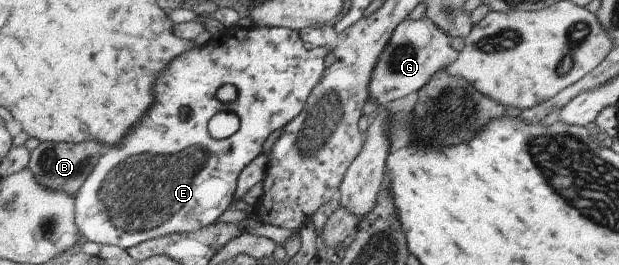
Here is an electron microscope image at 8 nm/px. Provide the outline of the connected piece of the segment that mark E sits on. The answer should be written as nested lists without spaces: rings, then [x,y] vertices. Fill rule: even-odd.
[[[238,25],[224,28],[214,35],[210,41],[203,46],[194,47],[190,51],[186,51],[181,56],[176,57],[161,75],[158,76],[156,83],[154,83],[154,95],[156,95],[156,103],[150,107],[150,111],[146,113],[144,119],[134,125],[134,129],[130,131],[129,136],[122,141],[122,145],[114,145],[114,149],[110,147],[106,150],[102,159],[98,161],[98,165],[90,173],[90,177],[86,179],[86,183],[82,185],[80,191],[77,193],[77,223],[78,229],[82,231],[84,240],[94,241],[96,243],[110,243],[113,246],[120,246],[124,249],[136,248],[137,245],[164,236],[174,235],[174,233],[192,233],[198,232],[202,229],[208,228],[213,224],[219,223],[221,219],[225,218],[232,210],[233,202],[237,198],[238,178],[241,173],[260,156],[264,149],[266,142],[269,139],[276,137],[286,125],[293,119],[296,119],[302,110],[306,107],[310,95],[314,89],[317,88],[318,83],[325,75],[326,71],[326,55],[334,53],[334,50],[328,46],[311,47],[306,49],[304,41],[298,35],[299,31],[283,27],[266,27],[266,26],[252,26],[239,27]],[[224,85],[234,85],[237,88],[237,99],[231,103],[222,103],[218,99],[218,91]],[[220,111],[232,111],[240,118],[240,129],[226,139],[216,139],[210,135],[209,123],[210,120]]]

